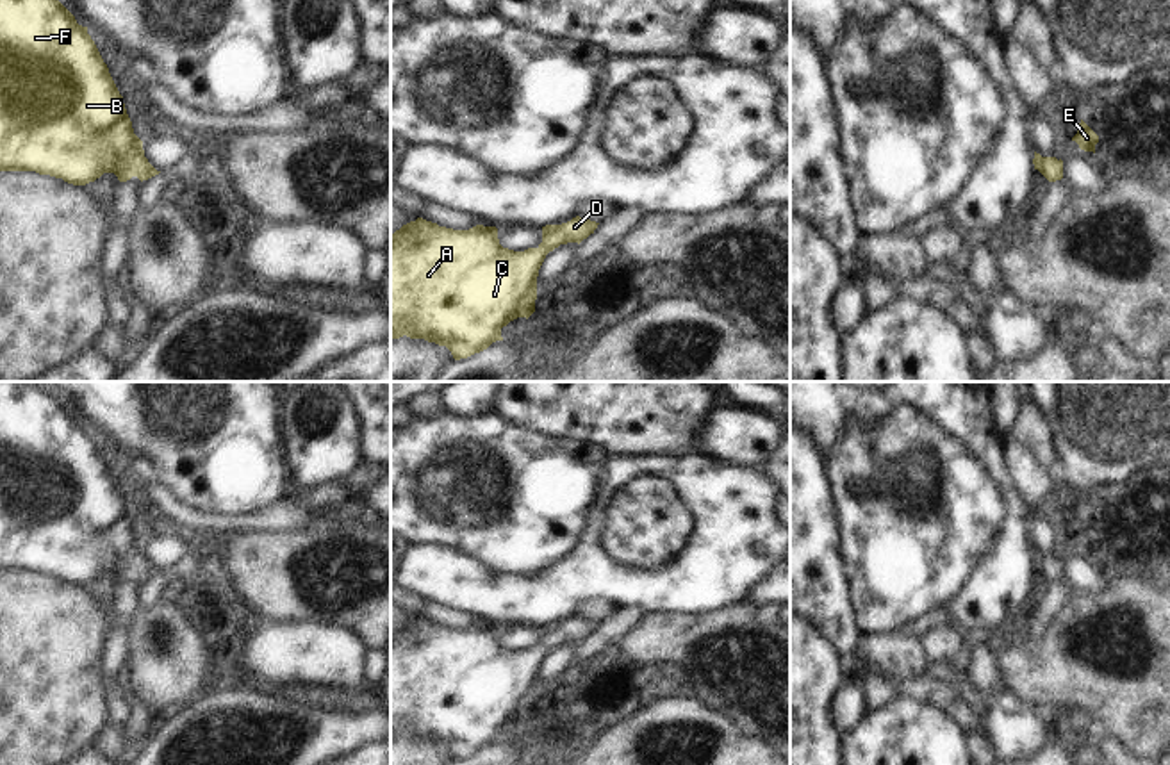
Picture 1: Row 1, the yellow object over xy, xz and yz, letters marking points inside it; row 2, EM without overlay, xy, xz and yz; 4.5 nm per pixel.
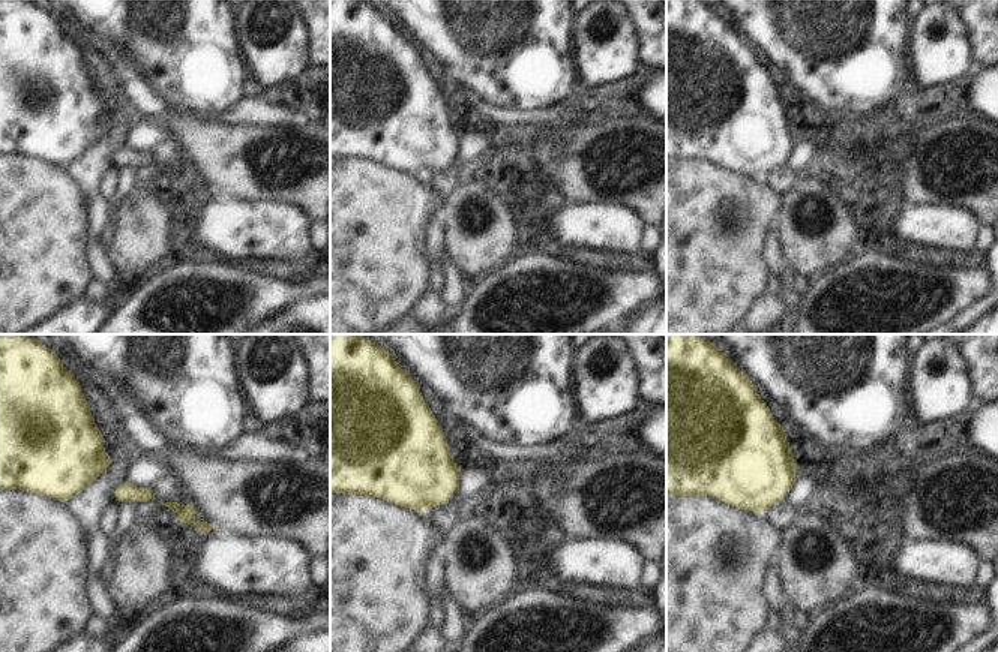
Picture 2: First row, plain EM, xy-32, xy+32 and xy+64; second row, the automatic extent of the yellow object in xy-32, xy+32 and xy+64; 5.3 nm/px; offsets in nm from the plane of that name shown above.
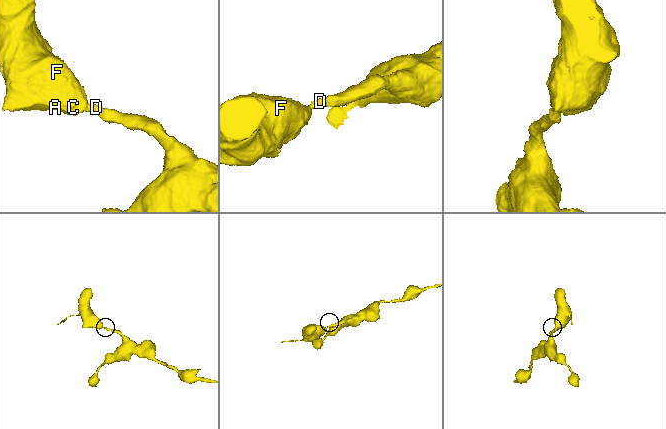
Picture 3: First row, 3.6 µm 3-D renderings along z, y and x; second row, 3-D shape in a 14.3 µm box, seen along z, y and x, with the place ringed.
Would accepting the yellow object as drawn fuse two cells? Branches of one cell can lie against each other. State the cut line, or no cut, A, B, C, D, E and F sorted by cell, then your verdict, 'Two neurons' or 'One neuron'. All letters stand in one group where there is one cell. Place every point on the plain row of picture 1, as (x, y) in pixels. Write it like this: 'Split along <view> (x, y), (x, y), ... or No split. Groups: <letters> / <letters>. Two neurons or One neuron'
No split. Groups: A B C D E F. One neuron.

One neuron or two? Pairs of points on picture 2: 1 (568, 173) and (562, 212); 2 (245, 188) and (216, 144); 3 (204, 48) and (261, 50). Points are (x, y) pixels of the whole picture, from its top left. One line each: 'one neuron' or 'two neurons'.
1: two neurons
2: one neuron
3: two neurons

